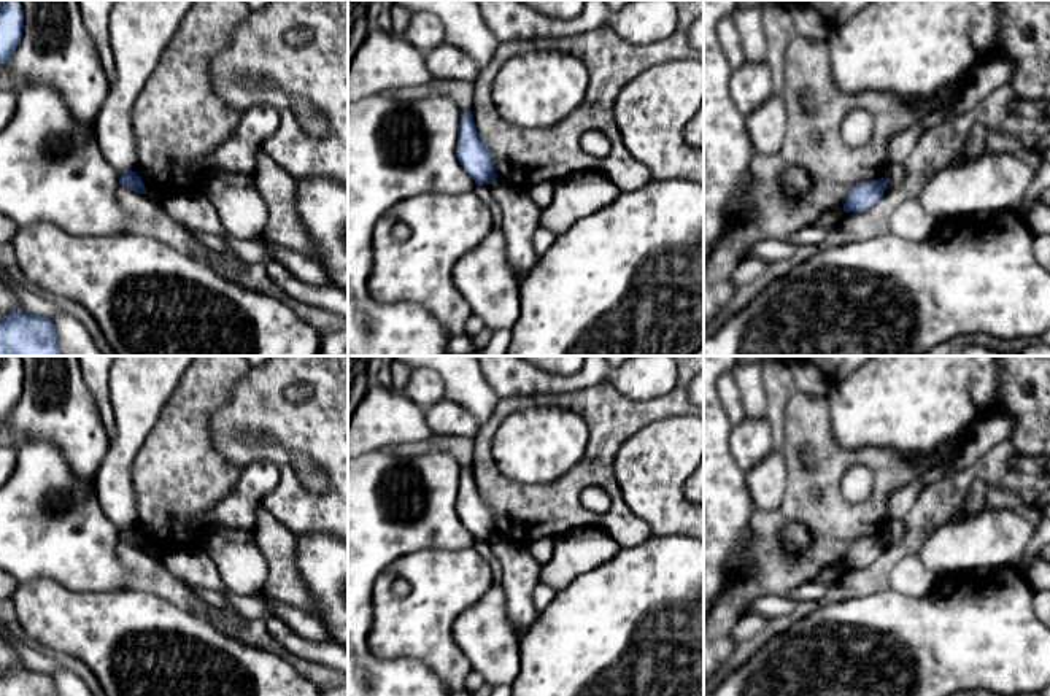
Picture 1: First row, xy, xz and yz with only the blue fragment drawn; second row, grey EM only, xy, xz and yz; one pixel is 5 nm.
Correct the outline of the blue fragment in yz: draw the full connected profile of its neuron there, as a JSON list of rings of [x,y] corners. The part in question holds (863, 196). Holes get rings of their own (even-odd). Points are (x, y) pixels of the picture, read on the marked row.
[[[885,178],[856,183],[847,195],[843,211],[863,213],[870,210],[878,199],[885,194],[888,184]]]

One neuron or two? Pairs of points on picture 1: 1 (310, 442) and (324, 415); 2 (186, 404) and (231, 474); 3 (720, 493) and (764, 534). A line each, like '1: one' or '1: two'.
1: one
2: one
3: two

